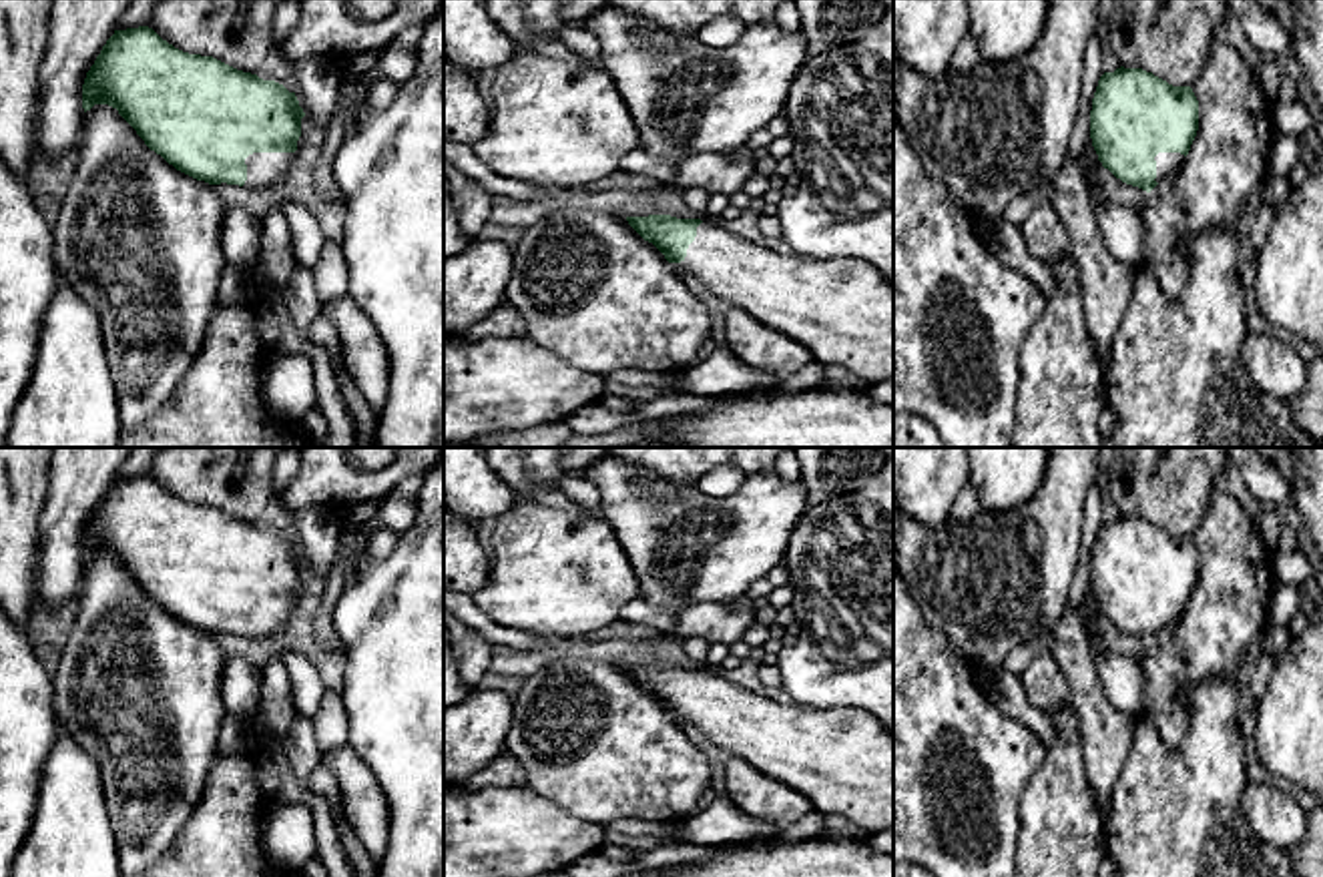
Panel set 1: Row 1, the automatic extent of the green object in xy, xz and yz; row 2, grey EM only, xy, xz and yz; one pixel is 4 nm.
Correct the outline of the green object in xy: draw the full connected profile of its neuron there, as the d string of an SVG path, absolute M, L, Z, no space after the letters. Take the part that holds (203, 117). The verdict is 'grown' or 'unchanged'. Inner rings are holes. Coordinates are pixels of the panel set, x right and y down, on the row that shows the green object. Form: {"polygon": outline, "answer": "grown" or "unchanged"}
{"polygon": "M153 28L114 30L82 84L82 108L108 104L177 171L209 185L263 187L291 167L305 116L295 92L213 56L189 54Z", "answer": "grown"}

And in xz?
{"polygon": "M648 215L626 221L681 277L697 277L731 307L805 345L823 365L845 367L869 383L893 379L893 287L873 265L779 255L701 219Z", "answer": "grown"}

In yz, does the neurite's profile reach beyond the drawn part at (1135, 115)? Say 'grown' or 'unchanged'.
grown

